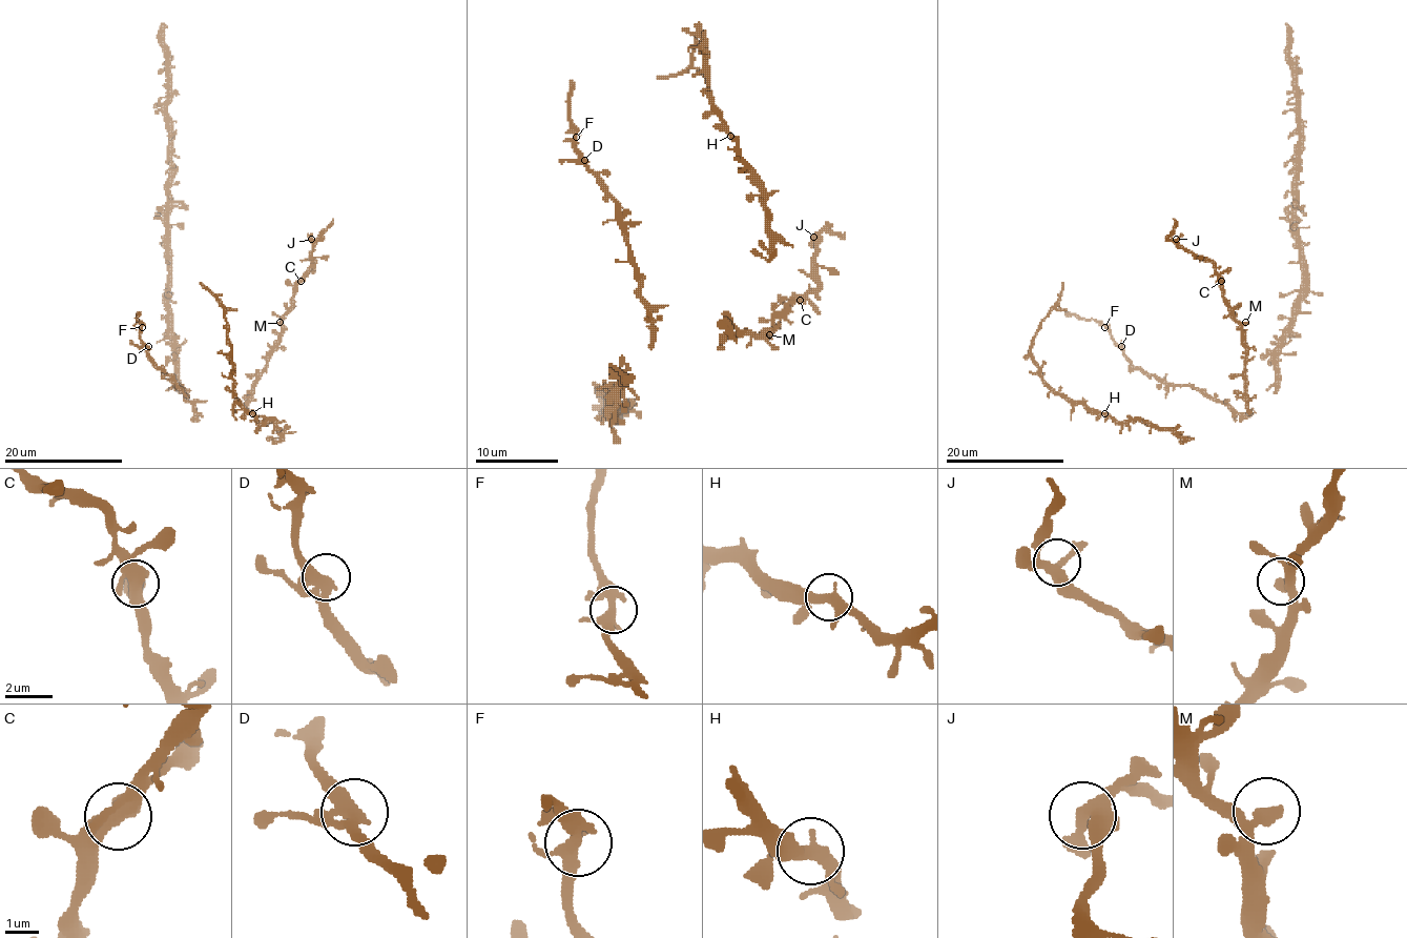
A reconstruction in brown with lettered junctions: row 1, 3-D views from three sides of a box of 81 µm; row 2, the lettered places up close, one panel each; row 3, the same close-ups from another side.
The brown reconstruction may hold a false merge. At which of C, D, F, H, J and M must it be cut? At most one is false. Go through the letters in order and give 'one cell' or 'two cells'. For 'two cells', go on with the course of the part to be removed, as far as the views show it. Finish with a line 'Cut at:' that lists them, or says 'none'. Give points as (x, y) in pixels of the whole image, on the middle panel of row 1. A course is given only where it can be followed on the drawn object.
C: one cell
D: one cell
F: one cell
H: one cell
J: one cell
M: one cell
Cut at: none

